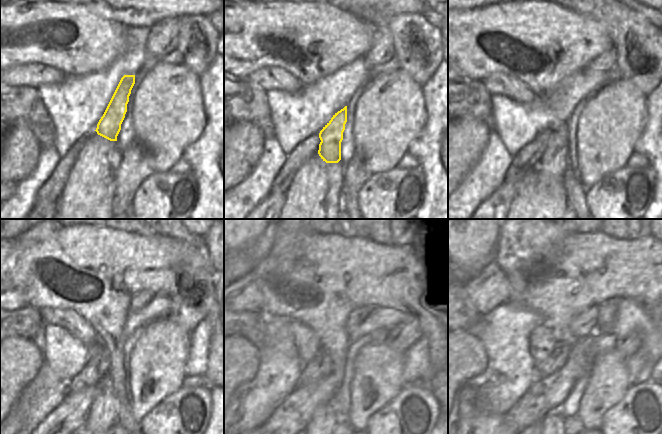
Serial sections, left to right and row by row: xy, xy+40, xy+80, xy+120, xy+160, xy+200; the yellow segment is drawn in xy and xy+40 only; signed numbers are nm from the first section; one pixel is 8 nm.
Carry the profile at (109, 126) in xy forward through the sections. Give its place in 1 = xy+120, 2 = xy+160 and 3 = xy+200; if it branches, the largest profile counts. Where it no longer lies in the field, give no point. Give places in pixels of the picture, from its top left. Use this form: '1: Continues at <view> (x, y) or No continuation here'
1: Continues at xy+120 (104, 413)
2: Continues at xy+160 (324, 420)
3: Continues at xy+200 (552, 422)

